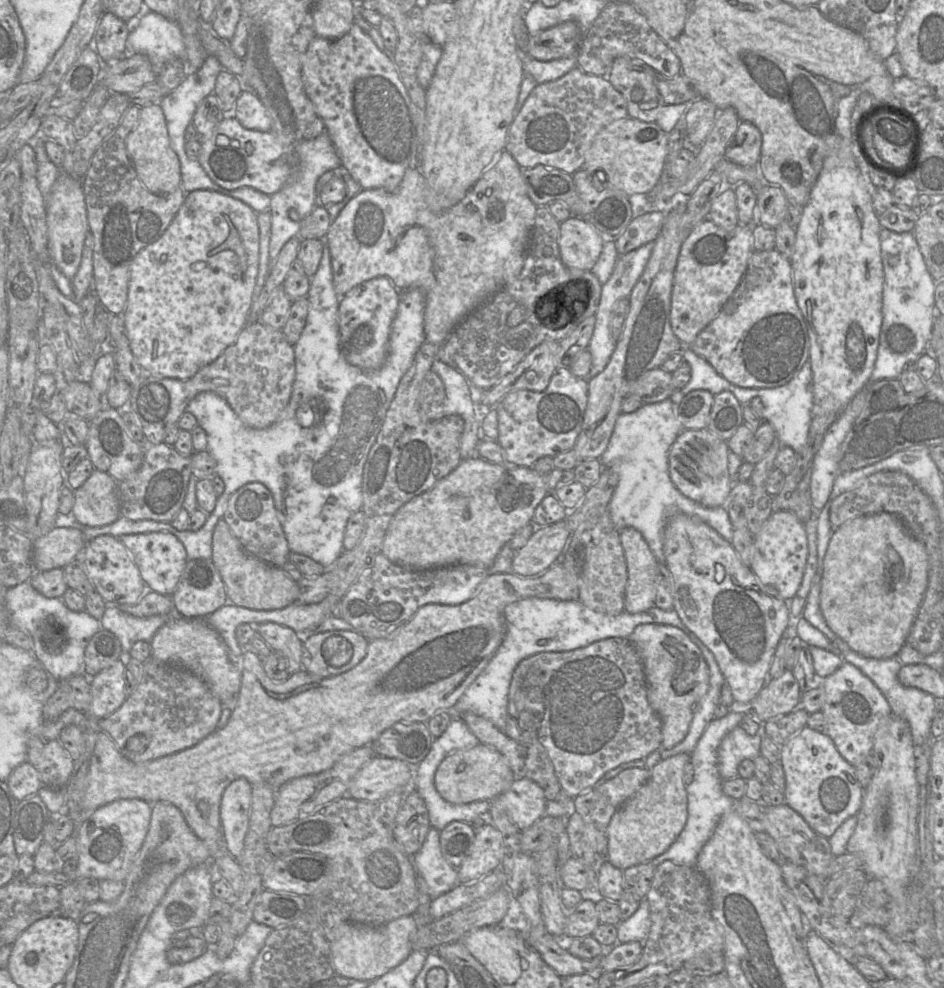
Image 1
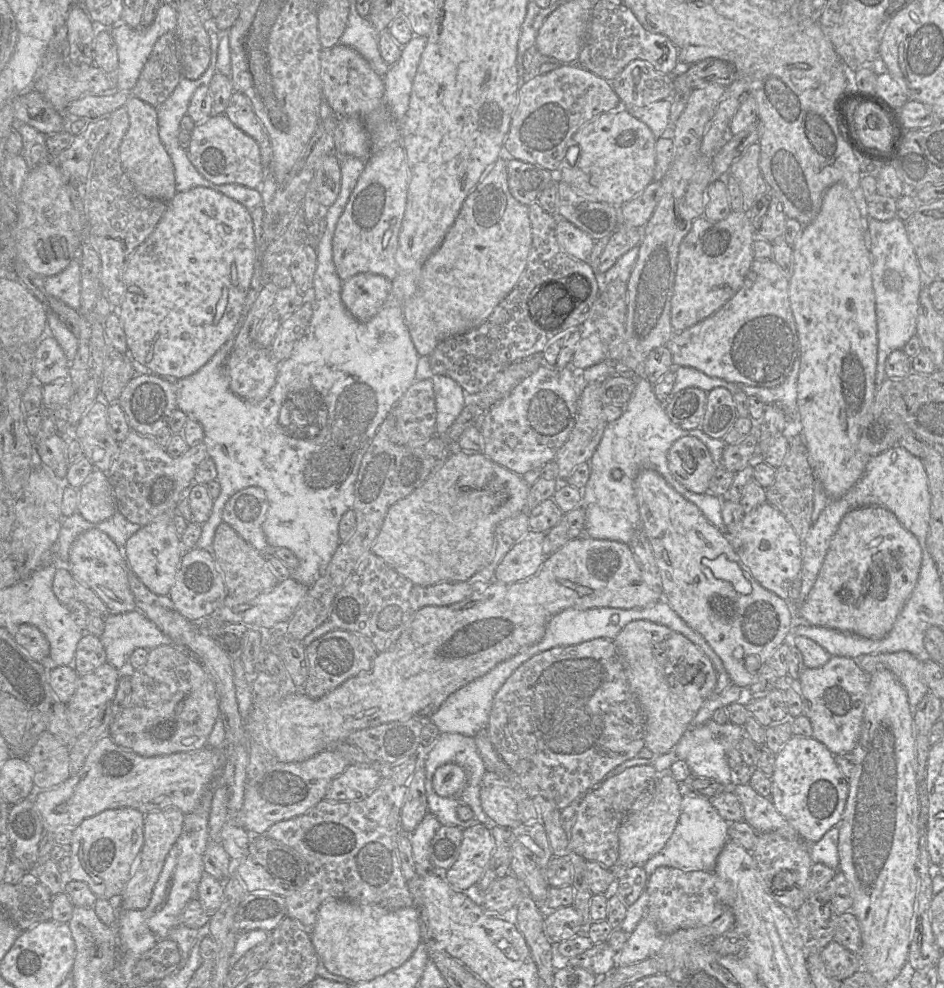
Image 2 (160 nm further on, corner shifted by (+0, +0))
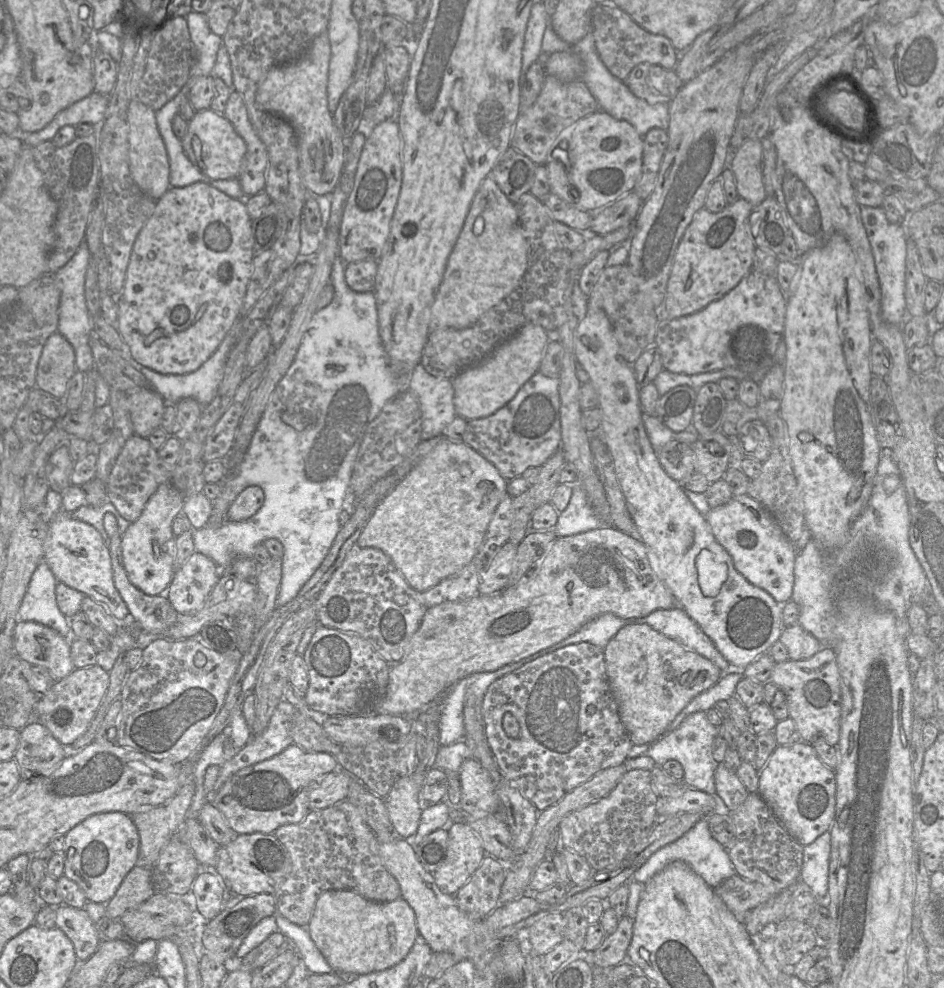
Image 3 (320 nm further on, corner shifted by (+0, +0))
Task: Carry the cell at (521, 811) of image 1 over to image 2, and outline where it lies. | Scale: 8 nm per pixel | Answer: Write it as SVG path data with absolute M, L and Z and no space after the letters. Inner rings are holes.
M484 773L480 789L480 800L484 812L503 828L515 828L522 822L509 782L496 773Z

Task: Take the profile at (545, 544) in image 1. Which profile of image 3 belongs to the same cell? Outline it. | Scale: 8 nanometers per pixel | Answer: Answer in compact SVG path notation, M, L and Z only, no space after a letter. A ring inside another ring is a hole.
M510 542L495 554L481 577L479 595L495 594L509 586L516 554L517 545Z

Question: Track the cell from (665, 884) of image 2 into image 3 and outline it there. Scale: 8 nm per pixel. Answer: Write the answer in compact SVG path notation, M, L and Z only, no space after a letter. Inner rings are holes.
M737 873L714 890L739 921L773 897L765 886L747 881Z

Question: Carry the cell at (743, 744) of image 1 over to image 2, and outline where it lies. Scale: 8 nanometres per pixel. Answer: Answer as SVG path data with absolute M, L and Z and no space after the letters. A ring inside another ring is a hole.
M709 720L699 726L688 728L682 735L673 752L678 760L684 760L689 766L692 777L702 777L713 779L725 787L733 787L735 784L731 780L731 768L726 761L725 751L729 747L737 746L740 739L746 735L742 726L738 726L731 722L725 724L717 724L713 720ZM696 746L702 746L705 751L705 758L697 763L689 761L689 751Z

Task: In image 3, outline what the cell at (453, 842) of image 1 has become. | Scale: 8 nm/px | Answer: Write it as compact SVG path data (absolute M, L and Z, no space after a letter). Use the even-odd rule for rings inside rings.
M441 828L428 834L414 851L422 867L434 873L444 862L447 854L448 831Z

